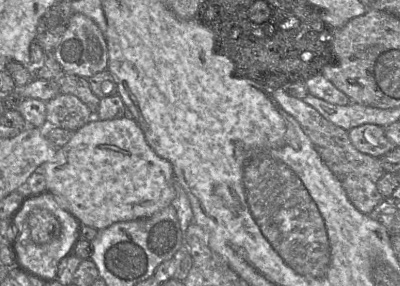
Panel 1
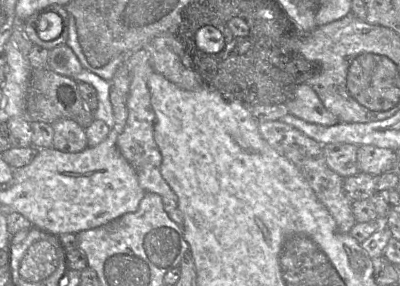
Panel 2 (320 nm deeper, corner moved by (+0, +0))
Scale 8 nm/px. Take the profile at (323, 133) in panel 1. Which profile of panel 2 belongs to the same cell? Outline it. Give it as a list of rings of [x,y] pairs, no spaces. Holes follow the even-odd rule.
[[[280,120],[259,122],[259,133],[275,151],[298,168],[313,189],[318,200],[326,207],[335,220],[338,230],[342,233],[349,233],[356,224],[352,212],[353,201],[344,191],[344,178],[328,167],[323,153],[323,145]]]

